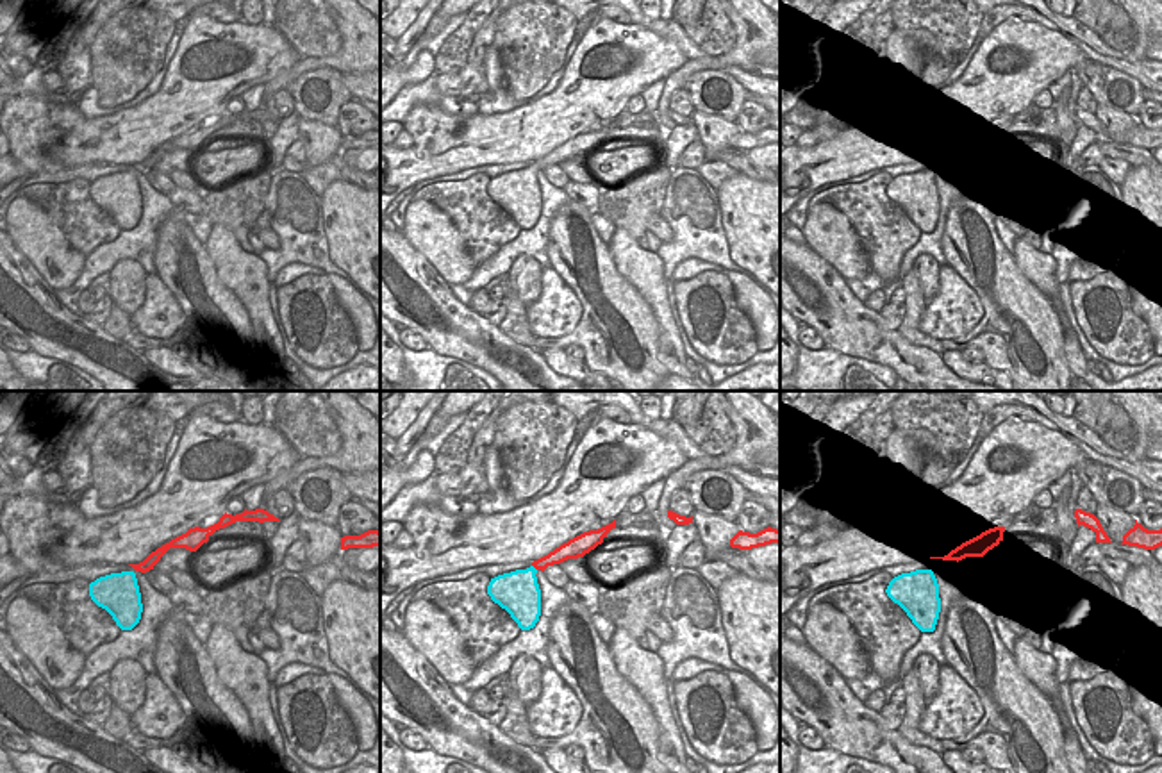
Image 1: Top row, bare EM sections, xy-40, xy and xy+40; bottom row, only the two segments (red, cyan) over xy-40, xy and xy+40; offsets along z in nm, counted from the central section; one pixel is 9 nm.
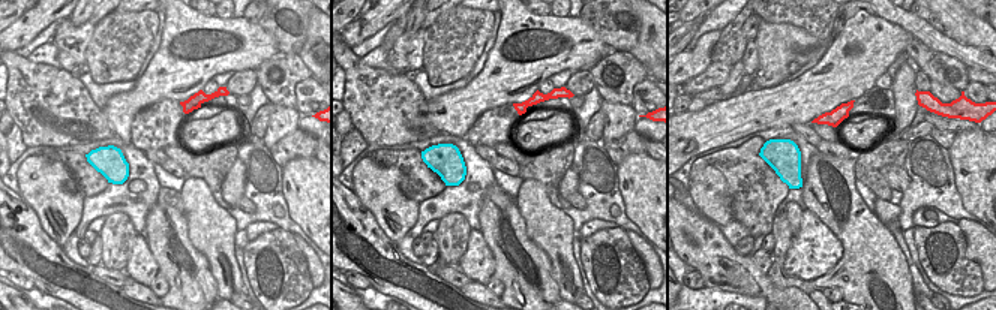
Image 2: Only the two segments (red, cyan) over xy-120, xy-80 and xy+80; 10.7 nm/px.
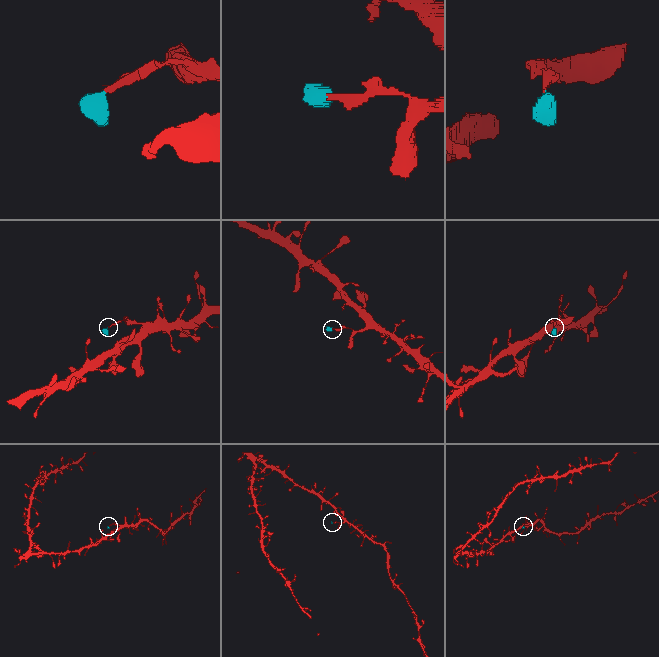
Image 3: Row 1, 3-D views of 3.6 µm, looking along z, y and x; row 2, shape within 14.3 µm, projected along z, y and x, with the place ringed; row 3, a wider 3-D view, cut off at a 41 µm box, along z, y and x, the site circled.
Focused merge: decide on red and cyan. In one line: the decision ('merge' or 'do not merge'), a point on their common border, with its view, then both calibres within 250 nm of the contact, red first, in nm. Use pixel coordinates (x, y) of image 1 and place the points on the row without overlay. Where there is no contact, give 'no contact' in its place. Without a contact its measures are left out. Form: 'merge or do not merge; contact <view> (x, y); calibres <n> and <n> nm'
merge; contact xy (534, 166); calibres 140 and 340 nm

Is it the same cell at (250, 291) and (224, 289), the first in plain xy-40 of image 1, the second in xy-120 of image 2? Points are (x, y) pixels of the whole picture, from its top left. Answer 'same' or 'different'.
same

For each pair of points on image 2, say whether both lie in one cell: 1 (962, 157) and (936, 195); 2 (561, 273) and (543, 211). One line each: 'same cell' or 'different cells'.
1: different cells
2: same cell

